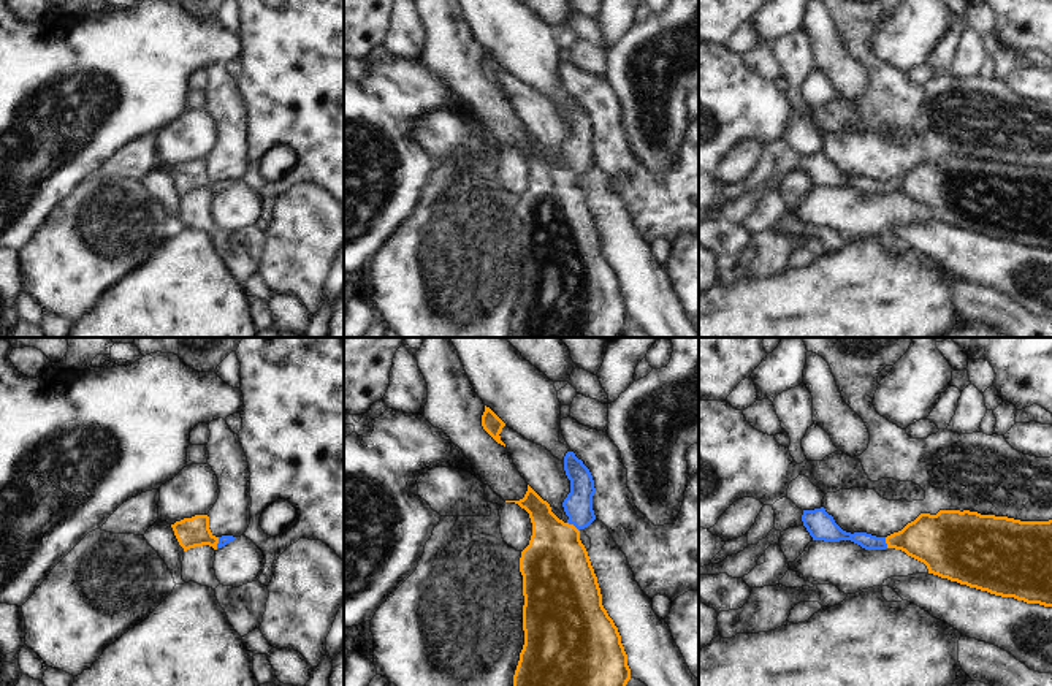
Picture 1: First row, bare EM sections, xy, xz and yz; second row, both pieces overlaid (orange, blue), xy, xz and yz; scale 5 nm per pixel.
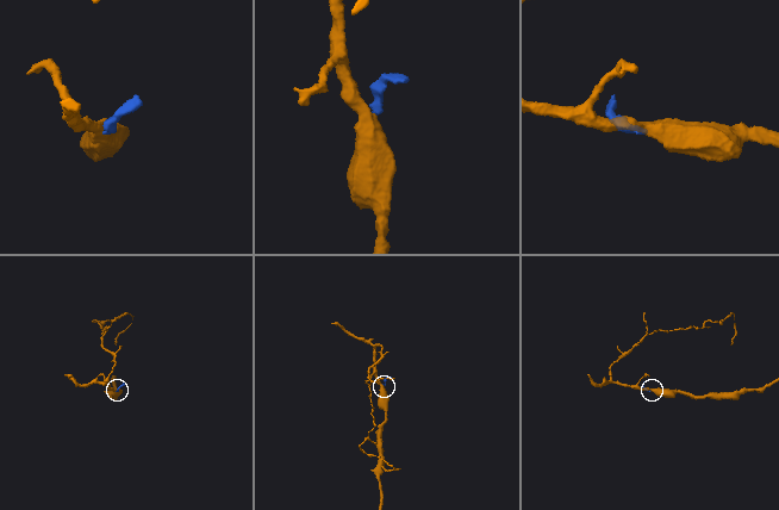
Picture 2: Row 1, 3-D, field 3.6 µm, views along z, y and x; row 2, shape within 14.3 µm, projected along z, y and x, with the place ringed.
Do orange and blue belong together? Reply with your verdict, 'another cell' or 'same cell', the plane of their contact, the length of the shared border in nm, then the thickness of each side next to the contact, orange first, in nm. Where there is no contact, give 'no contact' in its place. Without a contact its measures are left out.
same cell; contact in xz; length 80 nm; calibres 360 and 140 nm

